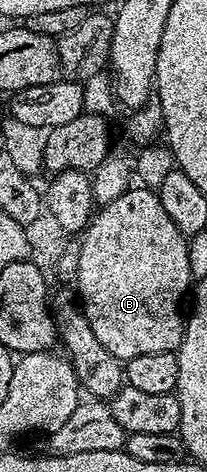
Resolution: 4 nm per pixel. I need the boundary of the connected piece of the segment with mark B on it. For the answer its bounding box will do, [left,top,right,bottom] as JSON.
[75,187,191,363]

